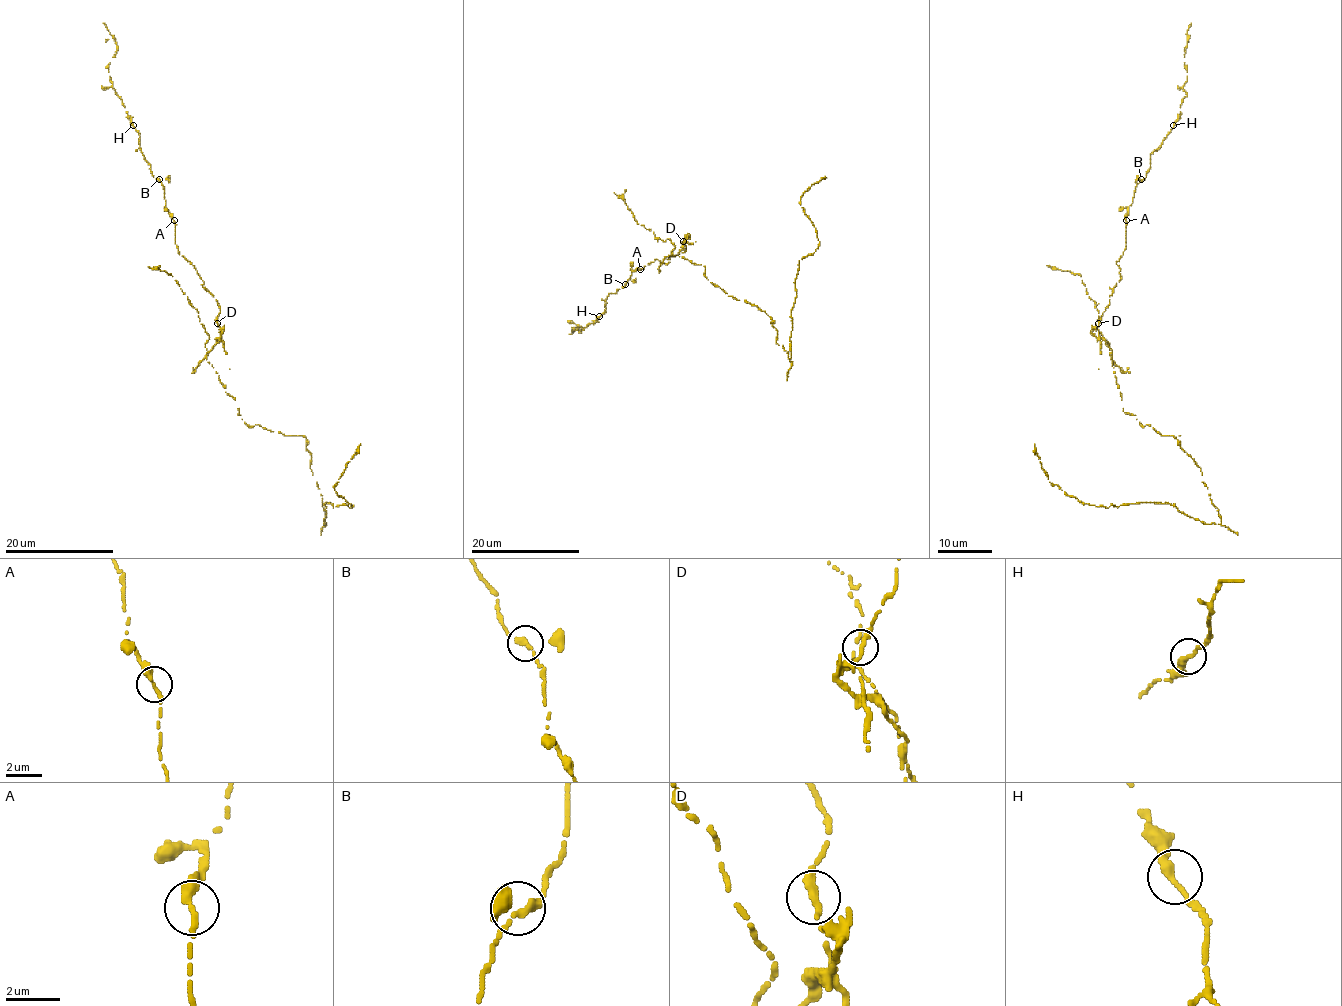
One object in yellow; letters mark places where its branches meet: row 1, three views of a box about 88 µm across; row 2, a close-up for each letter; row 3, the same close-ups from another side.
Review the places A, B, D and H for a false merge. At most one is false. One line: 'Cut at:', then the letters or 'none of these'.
Cut at: D

